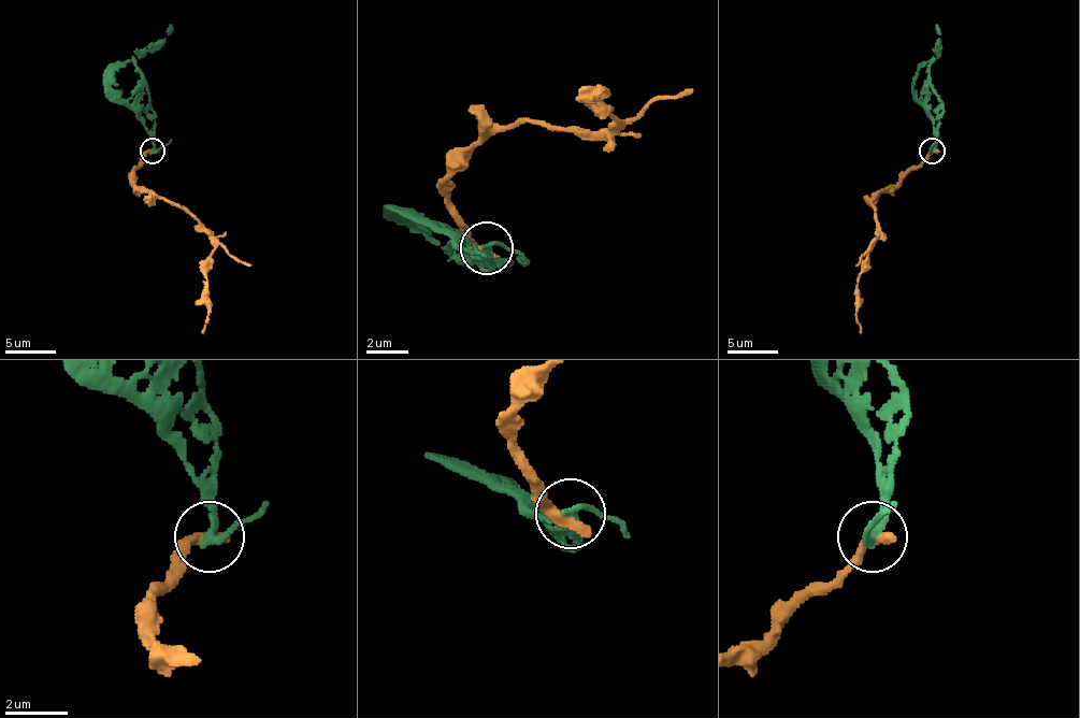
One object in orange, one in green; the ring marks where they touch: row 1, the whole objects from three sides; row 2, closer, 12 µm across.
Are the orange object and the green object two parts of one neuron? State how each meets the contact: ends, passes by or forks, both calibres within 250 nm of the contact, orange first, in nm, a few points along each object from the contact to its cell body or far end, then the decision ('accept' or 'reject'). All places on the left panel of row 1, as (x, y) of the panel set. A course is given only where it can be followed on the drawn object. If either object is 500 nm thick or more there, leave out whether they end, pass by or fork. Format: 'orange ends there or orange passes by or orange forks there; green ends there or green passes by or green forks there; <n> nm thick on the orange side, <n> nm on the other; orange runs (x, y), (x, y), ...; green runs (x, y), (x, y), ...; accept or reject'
orange ends there; green passes by; 400 nm thick on the orange side, 260 nm on the other; orange runs (152, 149), (134, 173), (134, 183), (154, 196), (180, 203), (212, 243), (207, 276), (207, 321), (202, 334); green runs (152, 149), (152, 134), (144, 125), (139, 102), (142, 69), (137, 61), (164, 39), (172, 24); reject

